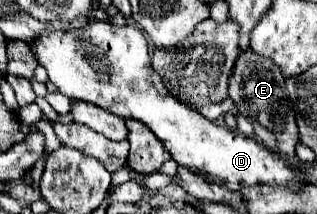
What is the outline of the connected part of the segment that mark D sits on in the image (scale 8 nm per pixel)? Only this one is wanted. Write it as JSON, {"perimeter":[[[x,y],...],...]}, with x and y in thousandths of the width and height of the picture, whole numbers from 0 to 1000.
{"perimeter":[[[274,98],[268,126],[230,145],[142,136],[91,192],[91,229],[199,444],[293,481],[356,537],[457,575],[565,771],[659,808],[722,893],[754,893],[804,855],[918,855],[937,874],[950,846],[937,790],[893,752],[886,724],[842,706],[804,650],[779,650],[760,621],[647,556],[628,519],[558,472],[483,332],[464,173],[438,126],[363,126],[338,98]]]}

